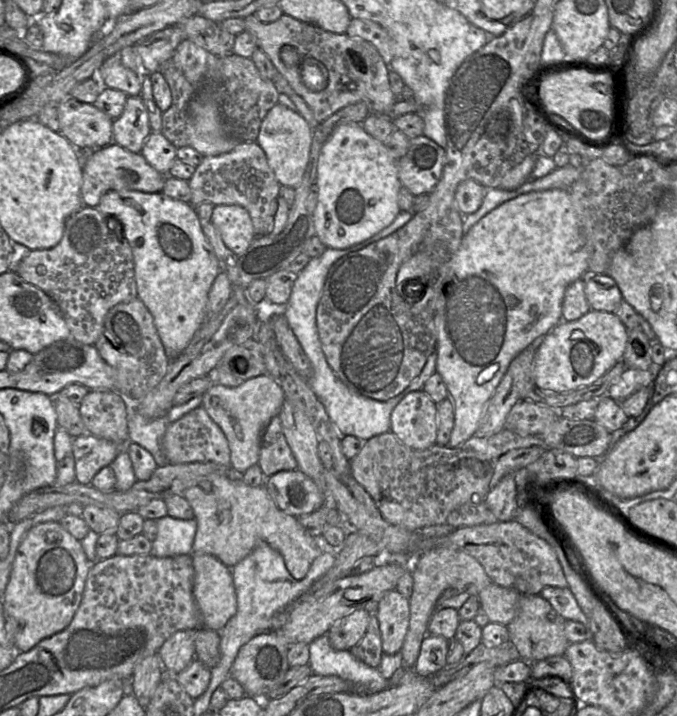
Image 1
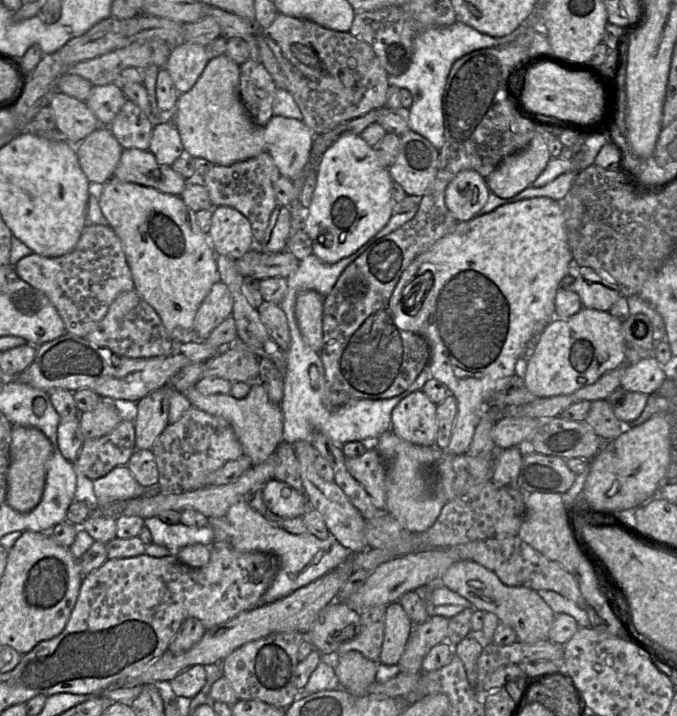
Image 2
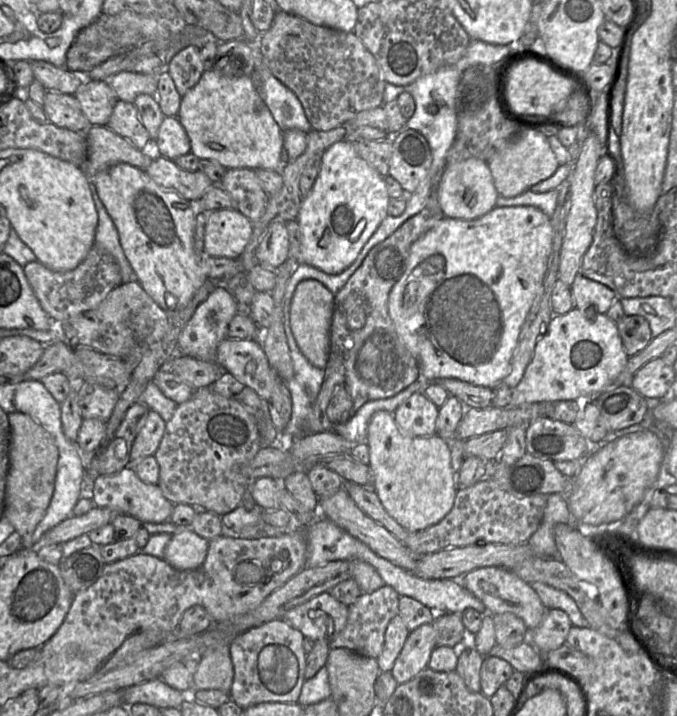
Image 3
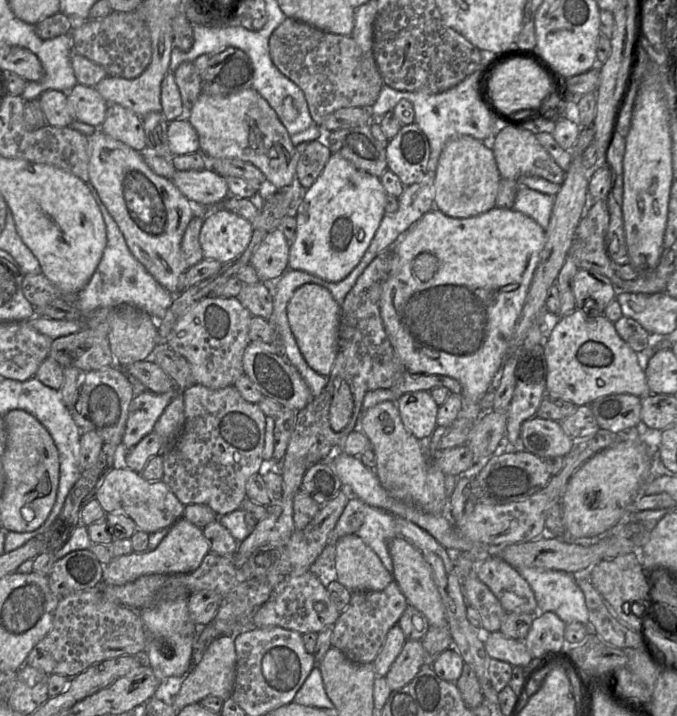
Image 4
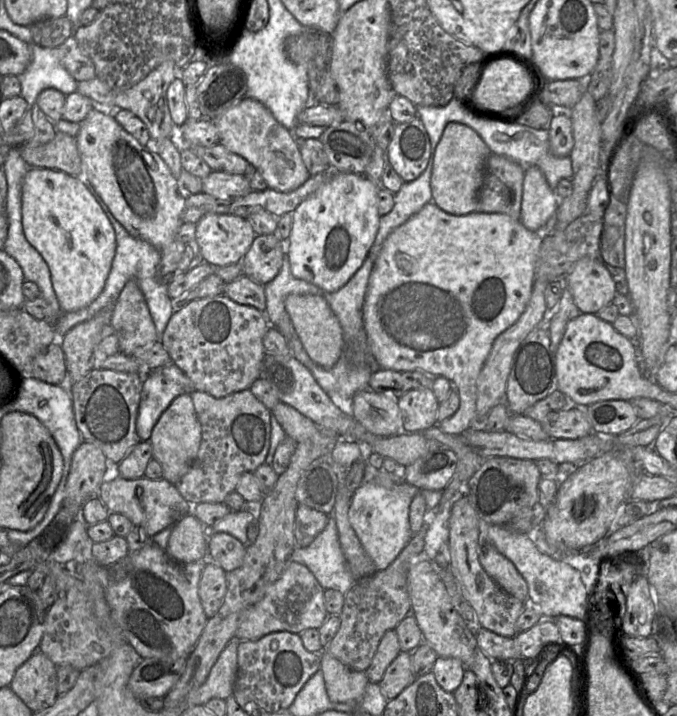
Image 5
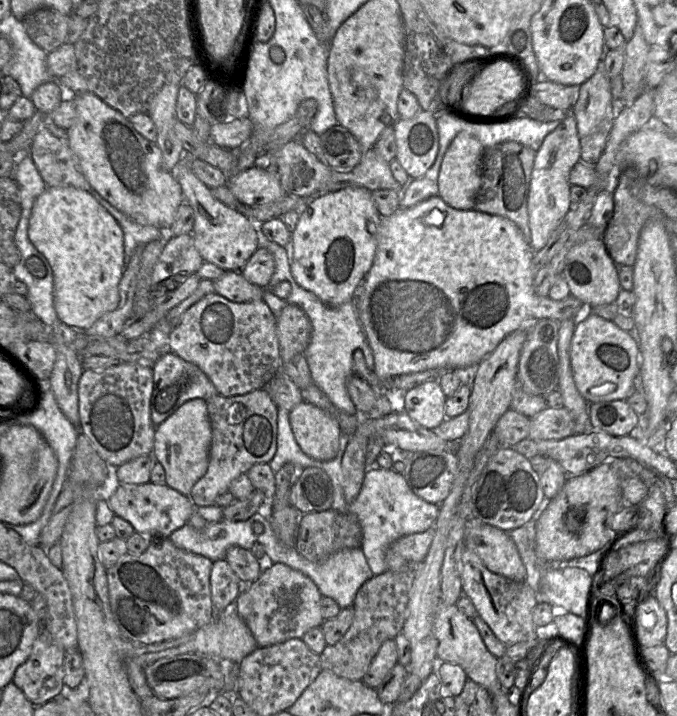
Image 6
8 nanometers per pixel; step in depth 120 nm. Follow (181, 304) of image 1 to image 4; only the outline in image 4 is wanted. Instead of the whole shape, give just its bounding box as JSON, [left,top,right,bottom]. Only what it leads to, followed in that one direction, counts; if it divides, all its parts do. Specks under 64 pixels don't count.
[89,130,197,295]

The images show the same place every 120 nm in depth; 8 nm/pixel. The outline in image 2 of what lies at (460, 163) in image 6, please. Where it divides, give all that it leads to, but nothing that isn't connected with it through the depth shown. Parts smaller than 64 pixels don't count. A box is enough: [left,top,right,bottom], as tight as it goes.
[445,170,490,222]

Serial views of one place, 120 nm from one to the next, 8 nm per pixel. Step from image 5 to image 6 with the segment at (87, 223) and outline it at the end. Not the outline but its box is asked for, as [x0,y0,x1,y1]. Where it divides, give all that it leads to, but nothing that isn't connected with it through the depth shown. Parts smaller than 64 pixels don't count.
[28,187,126,332]

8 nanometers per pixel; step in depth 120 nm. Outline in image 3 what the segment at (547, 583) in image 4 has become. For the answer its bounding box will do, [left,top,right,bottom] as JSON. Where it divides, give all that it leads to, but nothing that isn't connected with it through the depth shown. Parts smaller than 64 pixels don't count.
[530,582,590,627]

